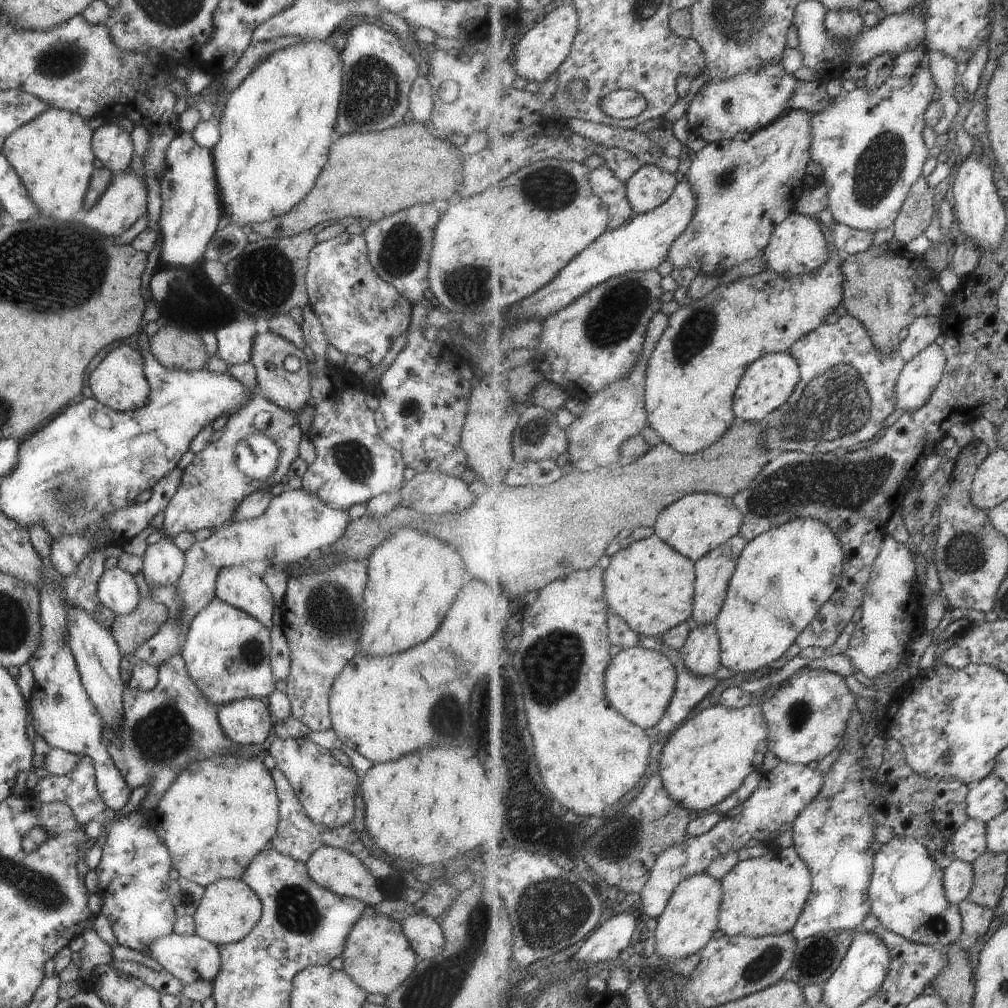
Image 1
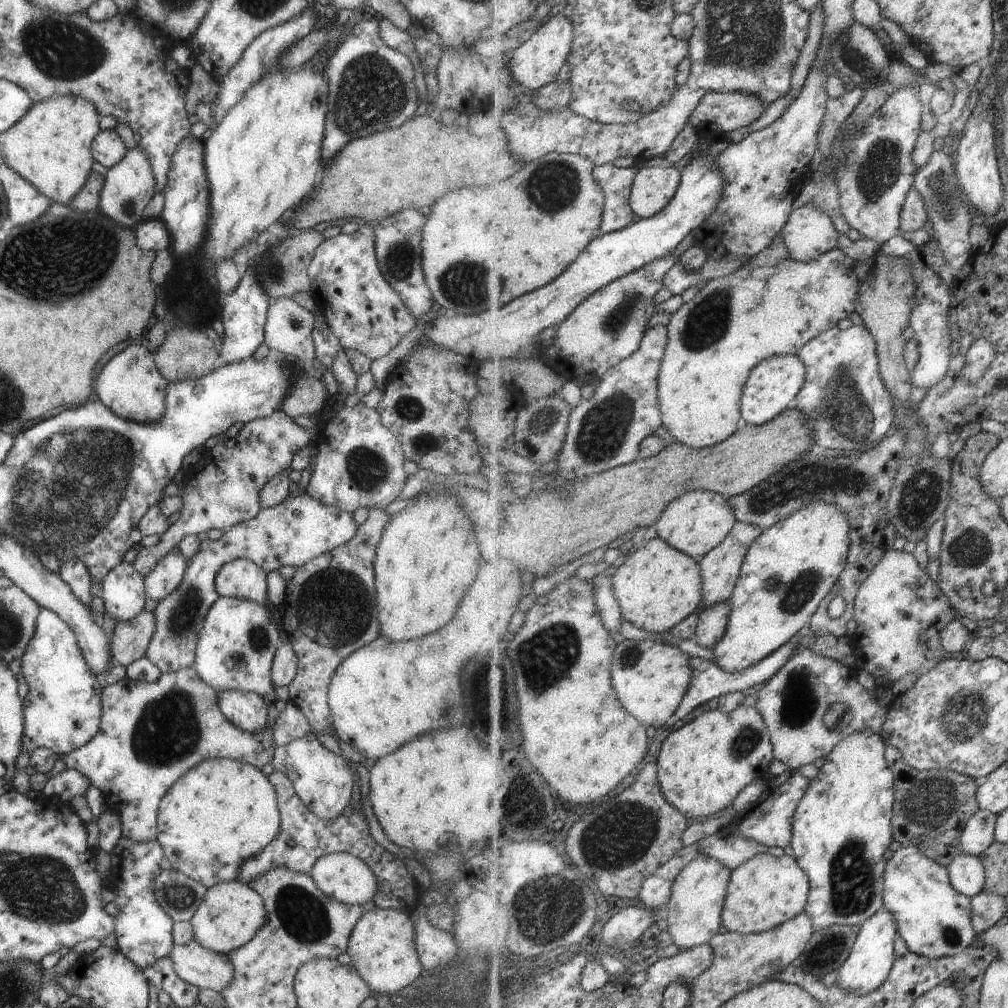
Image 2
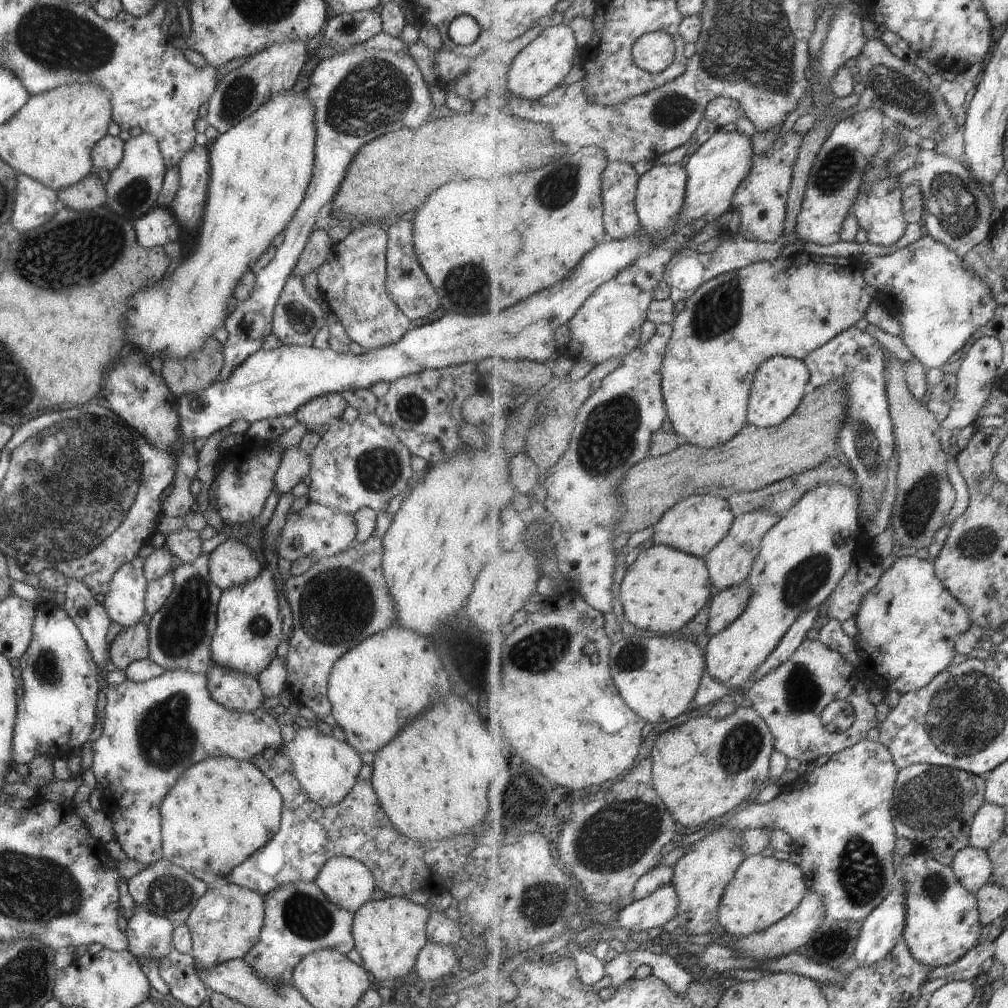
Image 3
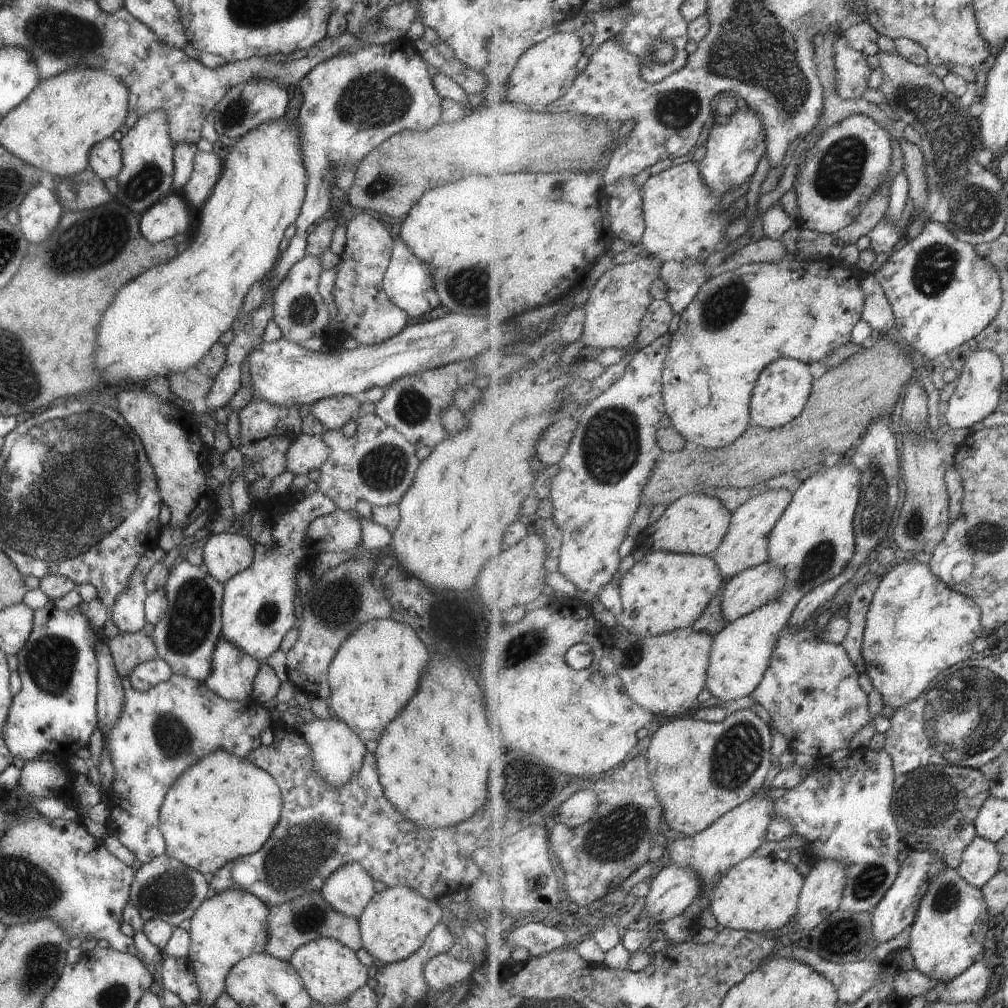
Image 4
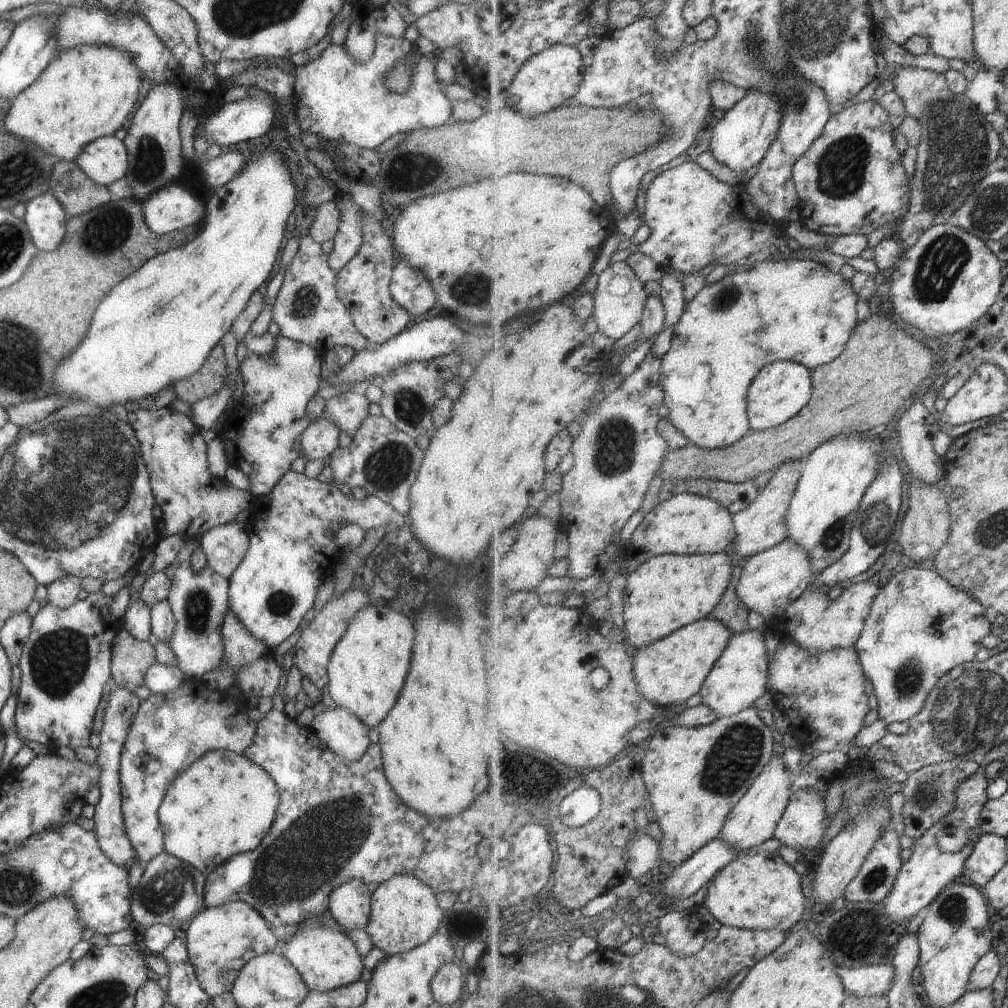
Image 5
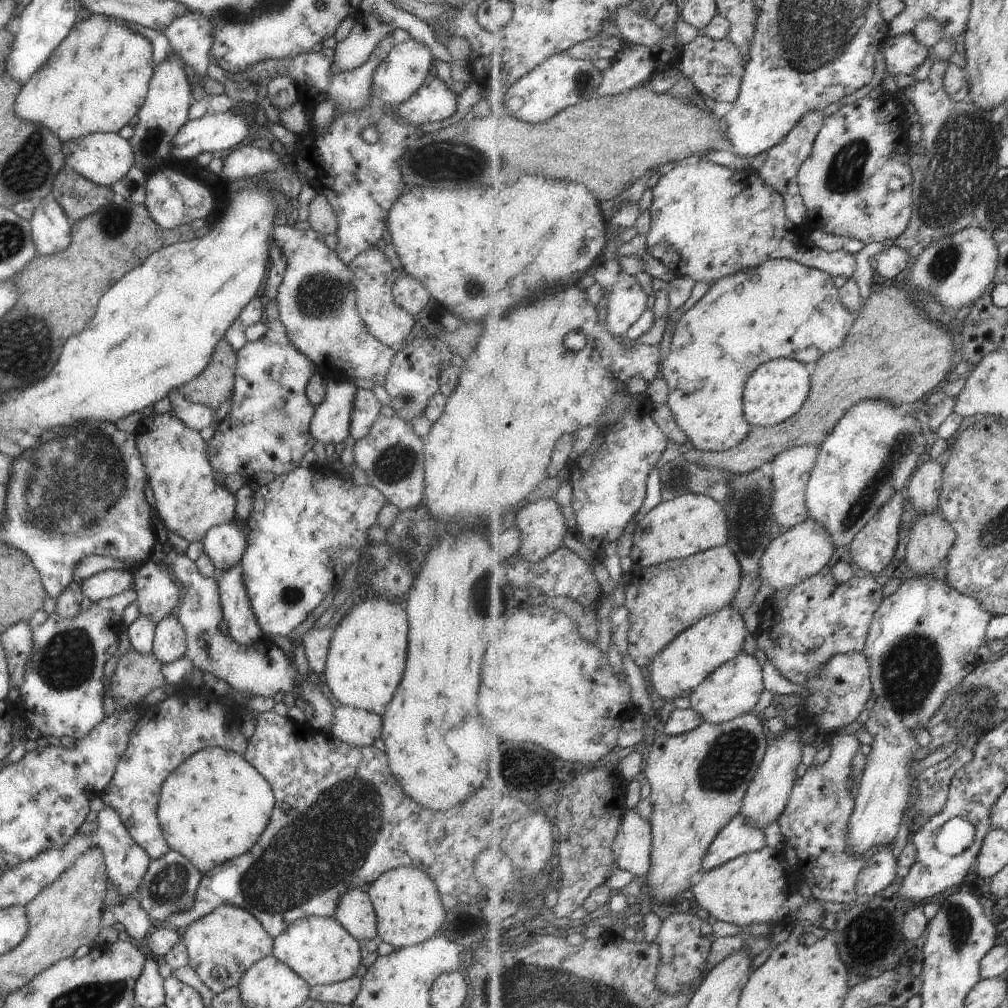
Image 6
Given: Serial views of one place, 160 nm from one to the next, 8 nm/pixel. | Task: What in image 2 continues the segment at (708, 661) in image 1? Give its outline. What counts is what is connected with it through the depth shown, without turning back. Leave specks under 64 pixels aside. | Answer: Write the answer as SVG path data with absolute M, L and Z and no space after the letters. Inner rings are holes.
M729 602L703 606L700 609L698 627L694 634L697 644L713 650L728 631L731 611Z

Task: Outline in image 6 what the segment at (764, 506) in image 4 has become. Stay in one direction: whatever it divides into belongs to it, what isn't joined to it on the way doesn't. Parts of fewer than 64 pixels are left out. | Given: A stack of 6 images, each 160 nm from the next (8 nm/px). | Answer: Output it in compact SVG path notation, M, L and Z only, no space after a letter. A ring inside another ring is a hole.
M803 445L782 452L770 462L770 468L772 469L771 477L774 482L774 493L772 498L773 520L781 525L783 529L792 529L798 524L805 522L810 516L806 503L806 490L819 453L819 446Z

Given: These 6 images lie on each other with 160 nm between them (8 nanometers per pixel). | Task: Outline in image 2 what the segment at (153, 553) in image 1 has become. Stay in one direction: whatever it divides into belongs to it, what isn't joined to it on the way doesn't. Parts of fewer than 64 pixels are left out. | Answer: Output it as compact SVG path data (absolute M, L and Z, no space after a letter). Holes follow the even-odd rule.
M177 550L169 551L157 561L154 569L144 576L144 591L155 602L165 598L181 582L186 558Z

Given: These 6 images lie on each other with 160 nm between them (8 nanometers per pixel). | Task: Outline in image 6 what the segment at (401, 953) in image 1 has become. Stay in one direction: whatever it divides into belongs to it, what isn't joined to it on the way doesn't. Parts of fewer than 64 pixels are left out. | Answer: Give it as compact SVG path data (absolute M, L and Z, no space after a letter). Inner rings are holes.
M402 866L382 872L366 891L376 916L376 936L393 949L411 946L437 934L445 920L435 883L418 868Z

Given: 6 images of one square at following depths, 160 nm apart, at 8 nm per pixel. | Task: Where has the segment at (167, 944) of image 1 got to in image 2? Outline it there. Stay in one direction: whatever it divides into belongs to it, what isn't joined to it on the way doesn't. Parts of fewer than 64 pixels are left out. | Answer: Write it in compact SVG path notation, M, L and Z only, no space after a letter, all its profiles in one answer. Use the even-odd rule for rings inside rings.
M193 939L184 945L173 945L167 955L177 976L200 989L220 992L232 979L227 955L207 950Z

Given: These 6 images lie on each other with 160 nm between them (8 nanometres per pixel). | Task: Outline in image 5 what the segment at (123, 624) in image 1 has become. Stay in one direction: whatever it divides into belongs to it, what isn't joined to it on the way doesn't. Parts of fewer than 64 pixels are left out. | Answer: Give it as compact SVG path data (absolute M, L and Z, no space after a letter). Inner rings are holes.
M125 629L121 630L110 644L110 673L111 684L133 692L144 684L145 671L155 662L155 649L147 641L134 639Z

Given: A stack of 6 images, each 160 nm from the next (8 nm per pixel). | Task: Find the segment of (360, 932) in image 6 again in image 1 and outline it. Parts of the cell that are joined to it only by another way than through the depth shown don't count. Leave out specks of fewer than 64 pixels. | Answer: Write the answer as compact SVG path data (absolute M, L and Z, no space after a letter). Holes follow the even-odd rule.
M319 847L304 862L307 874L319 886L333 894L360 900L363 904L375 906L384 899L382 885L367 871L366 866L353 854L337 847Z

